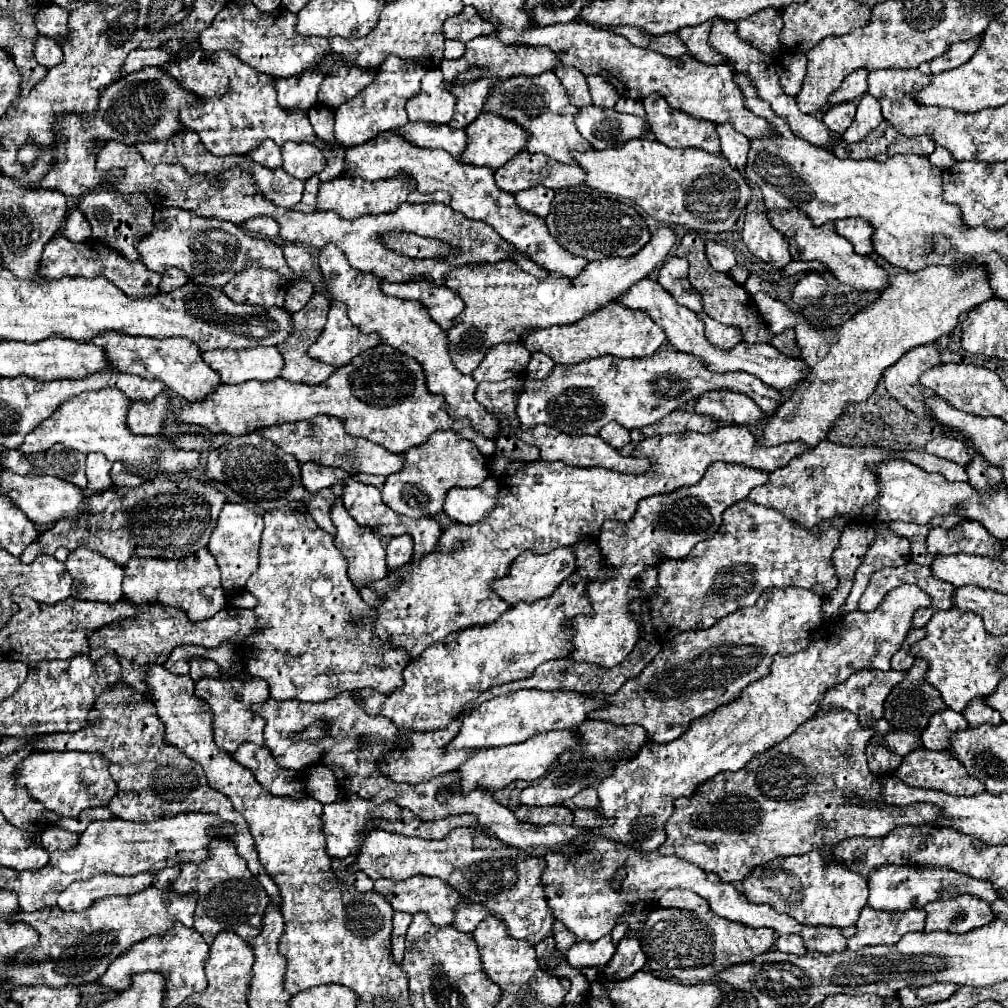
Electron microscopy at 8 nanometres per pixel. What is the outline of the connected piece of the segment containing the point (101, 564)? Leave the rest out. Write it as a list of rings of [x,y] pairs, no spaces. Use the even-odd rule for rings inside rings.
[[[81,546],[69,554],[65,568],[73,578],[71,596],[75,600],[113,604],[123,598],[123,568],[113,564],[113,560],[101,556],[99,552]]]

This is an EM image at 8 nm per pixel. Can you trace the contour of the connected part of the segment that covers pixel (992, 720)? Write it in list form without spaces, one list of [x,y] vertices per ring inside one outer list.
[[[983,698],[971,700],[971,702],[967,704],[963,716],[965,716],[965,720],[969,722],[969,726],[973,726],[973,728],[975,728],[975,726],[981,726],[981,724],[997,726],[997,724],[1003,722],[1003,720],[1001,720],[1001,714],[999,714],[997,710],[989,708]]]

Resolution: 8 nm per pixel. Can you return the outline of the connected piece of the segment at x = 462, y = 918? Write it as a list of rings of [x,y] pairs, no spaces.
[[[461,900],[457,906],[455,906],[455,920],[453,920],[453,926],[461,932],[473,932],[475,926],[485,918],[489,916],[489,912],[485,912],[485,908],[481,908],[481,904],[475,904],[471,900]]]

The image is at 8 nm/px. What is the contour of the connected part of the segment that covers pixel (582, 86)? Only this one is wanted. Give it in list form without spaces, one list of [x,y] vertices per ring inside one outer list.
[[[557,66],[553,72],[557,74],[559,82],[565,86],[565,90],[569,94],[569,102],[573,106],[583,108],[583,106],[591,106],[593,104],[587,80],[577,68],[561,68],[561,66]]]

